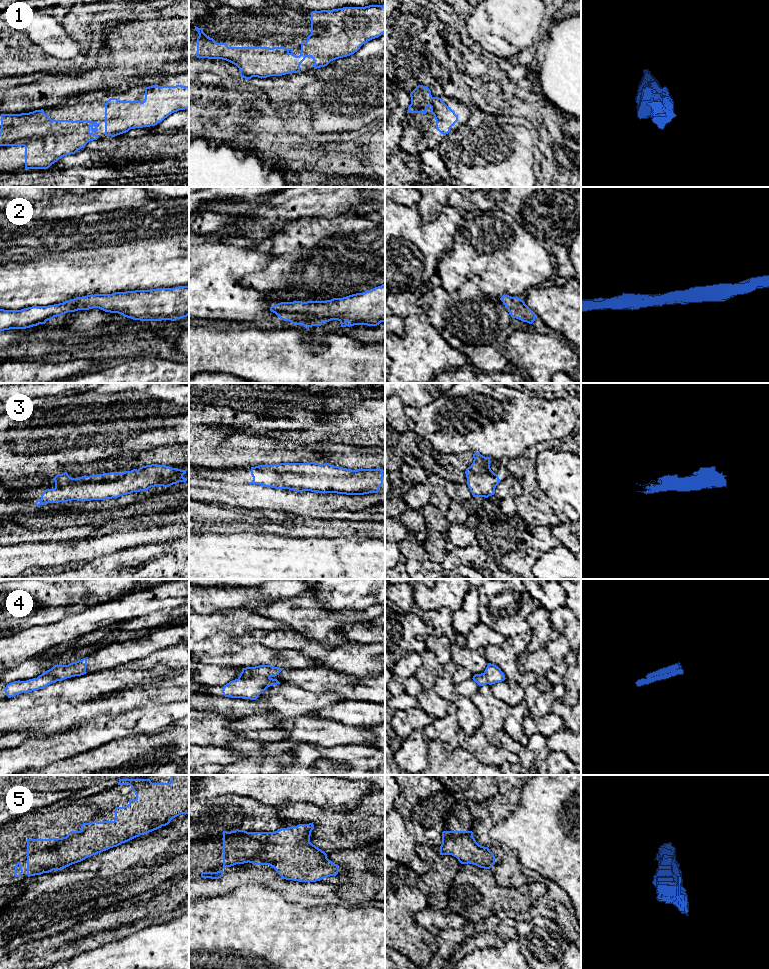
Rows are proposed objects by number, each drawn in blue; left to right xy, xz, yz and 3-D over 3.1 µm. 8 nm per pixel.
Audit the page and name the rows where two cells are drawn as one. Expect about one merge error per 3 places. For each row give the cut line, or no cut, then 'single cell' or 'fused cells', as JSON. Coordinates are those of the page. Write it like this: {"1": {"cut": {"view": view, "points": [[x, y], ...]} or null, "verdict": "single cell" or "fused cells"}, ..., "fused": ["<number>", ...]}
{"1": {"cut": null, "verdict": "single cell"}, "2": {"cut": null, "verdict": "single cell"}, "3": {"cut": null, "verdict": "single cell"}, "4": {"cut": null, "verdict": "single cell"}, "5": {"cut": null, "verdict": "single cell"}, "fused": []}

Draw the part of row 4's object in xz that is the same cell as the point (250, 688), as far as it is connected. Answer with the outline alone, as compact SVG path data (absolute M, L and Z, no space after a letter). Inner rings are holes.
M259 665L242 669L239 677L224 685L225 697L256 700L268 687L280 684L274 677L284 668Z

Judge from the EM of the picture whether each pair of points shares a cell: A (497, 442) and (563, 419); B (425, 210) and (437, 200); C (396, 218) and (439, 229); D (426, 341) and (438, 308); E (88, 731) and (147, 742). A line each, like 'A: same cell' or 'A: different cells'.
A: same cell
B: same cell
C: same cell
D: different cells
E: different cells

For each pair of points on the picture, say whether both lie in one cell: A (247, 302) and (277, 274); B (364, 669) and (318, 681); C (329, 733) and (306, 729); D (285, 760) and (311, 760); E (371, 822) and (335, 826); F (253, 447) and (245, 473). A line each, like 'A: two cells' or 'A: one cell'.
A: two cells
B: two cells
C: one cell
D: two cells
E: one cell
F: two cells

